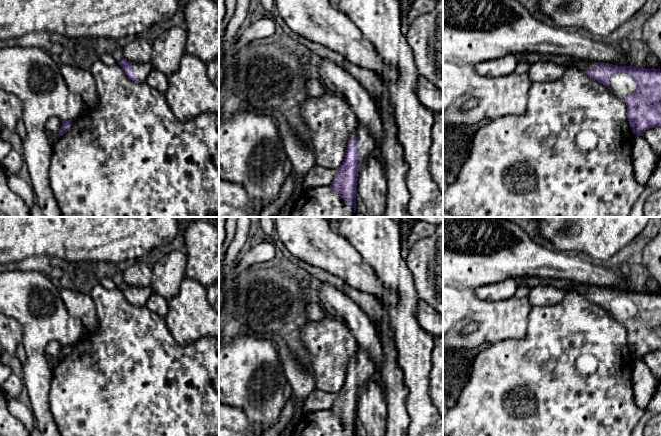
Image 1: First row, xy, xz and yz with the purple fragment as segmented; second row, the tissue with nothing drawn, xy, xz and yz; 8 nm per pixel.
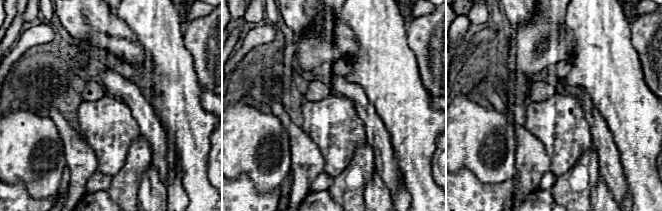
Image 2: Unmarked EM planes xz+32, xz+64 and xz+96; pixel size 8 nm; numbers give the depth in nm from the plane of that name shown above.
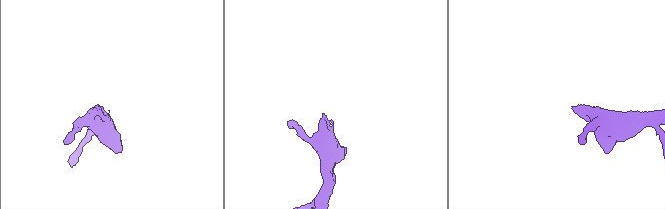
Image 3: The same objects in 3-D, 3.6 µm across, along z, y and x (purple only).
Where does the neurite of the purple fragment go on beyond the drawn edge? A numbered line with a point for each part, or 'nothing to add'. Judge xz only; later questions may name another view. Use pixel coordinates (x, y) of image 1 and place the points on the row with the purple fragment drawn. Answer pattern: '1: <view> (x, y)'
1: xz (365, 143)

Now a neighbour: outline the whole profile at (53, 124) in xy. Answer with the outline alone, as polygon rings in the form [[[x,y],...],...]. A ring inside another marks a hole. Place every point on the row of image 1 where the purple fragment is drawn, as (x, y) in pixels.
[[[50,117],[45,123],[46,132],[57,135],[60,131],[62,121],[57,117]]]

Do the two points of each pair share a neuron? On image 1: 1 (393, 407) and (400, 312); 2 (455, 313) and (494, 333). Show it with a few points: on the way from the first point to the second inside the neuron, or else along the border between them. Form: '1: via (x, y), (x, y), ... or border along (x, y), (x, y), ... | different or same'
1: border along (390, 338), (404, 383) | different
2: via (465, 313), (474, 313), (484, 323) | same

